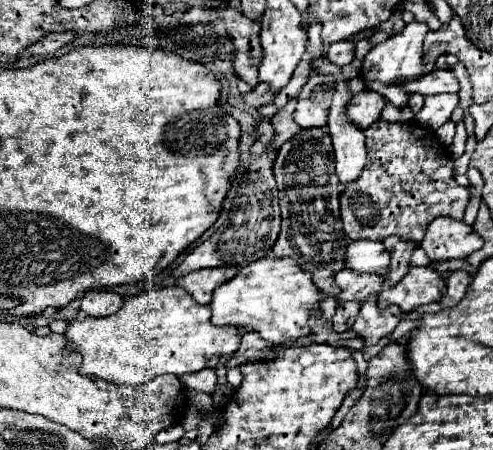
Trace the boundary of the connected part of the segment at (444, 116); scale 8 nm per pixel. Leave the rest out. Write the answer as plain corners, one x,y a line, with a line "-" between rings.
440,94
440,96
426,96
426,106
420,110
414,120
420,126
434,129
434,125
443,125
452,116
452,110
458,102
456,94

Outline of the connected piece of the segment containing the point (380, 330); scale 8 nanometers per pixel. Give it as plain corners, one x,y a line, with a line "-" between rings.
370,294
364,302
356,318
350,322
350,330
360,334
366,342
366,346
378,344
382,338
394,332
402,318
402,310
398,306
388,306
384,310
378,308
376,294

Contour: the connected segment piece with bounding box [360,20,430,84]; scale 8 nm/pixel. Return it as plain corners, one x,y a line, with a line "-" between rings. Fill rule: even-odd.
412,20
410,24
404,26
402,32
398,34
392,34
386,42
374,46
366,58
364,58
364,64
362,64
362,78
368,78
368,80
380,80
380,82
386,82
386,84
392,84
396,78
412,78
412,80
418,80
420,78
420,72
422,72
422,42
424,42
424,34
428,32
430,28
424,24
424,22
418,22
418,20

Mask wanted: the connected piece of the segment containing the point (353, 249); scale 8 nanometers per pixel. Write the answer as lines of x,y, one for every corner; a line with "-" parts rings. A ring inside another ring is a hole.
356,240
346,250
344,266
352,268
354,272
386,274
388,266
390,266
390,254
382,242

